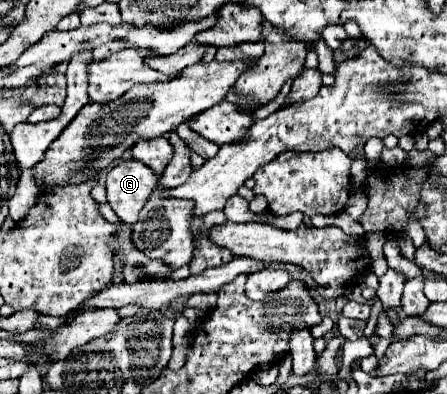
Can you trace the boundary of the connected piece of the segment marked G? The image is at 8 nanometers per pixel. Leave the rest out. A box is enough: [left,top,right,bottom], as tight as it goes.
[106,160,158,224]

